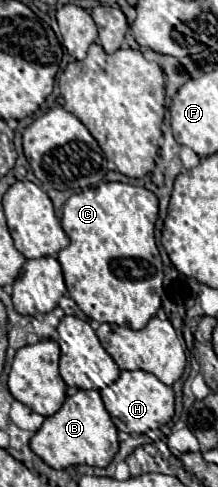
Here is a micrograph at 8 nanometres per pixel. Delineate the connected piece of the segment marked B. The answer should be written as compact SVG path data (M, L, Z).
M77 390L73 396L67 396L61 410L45 418L39 432L31 438L31 450L55 470L65 470L77 464L107 468L119 450L119 440L117 428L103 406L99 392Z

